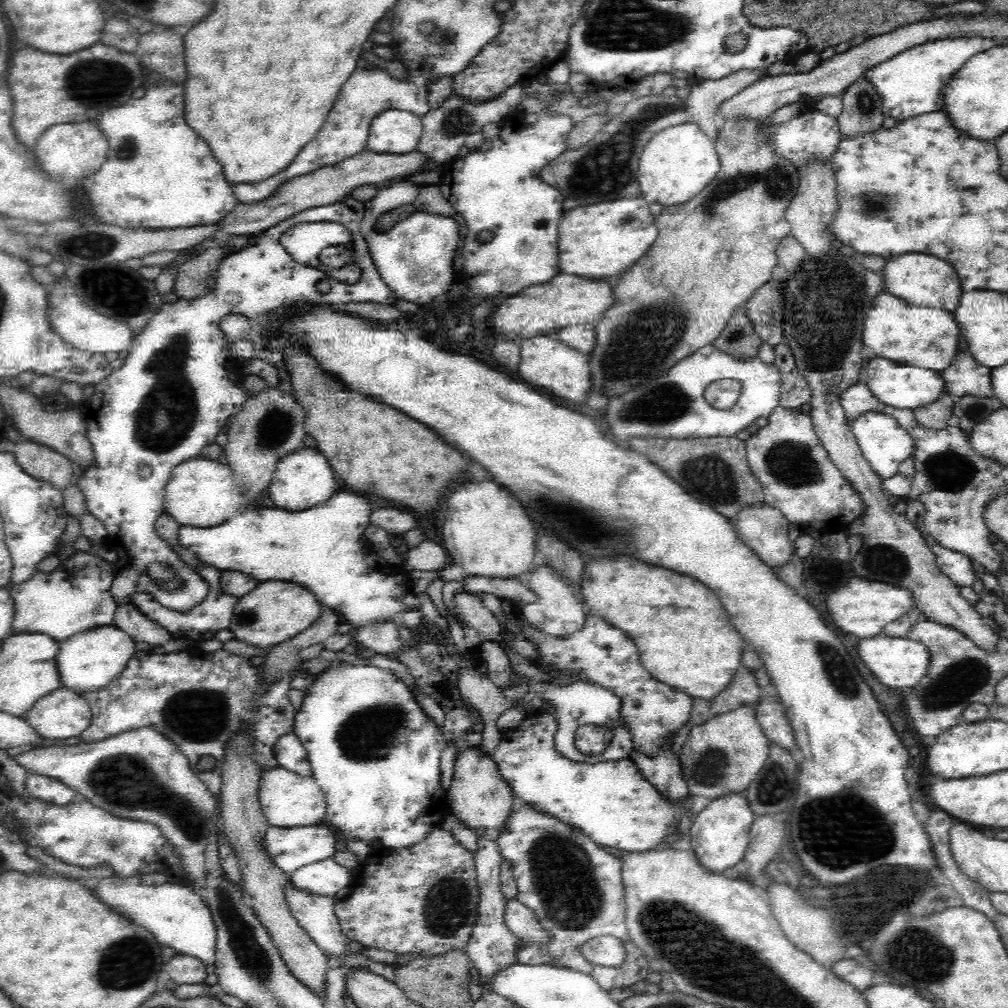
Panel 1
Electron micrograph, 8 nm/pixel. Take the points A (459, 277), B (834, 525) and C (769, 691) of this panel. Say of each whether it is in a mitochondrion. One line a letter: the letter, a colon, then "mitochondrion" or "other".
A: other
B: other
C: other

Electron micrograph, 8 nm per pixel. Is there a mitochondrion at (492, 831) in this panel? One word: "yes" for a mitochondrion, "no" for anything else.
no

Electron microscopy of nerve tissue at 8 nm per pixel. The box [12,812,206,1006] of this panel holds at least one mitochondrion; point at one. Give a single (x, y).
(129, 971)

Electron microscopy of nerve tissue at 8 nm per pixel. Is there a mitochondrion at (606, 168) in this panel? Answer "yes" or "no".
yes

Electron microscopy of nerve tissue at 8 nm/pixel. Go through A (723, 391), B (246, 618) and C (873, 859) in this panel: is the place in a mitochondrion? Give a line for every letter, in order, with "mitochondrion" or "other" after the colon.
A: other
B: other
C: other

